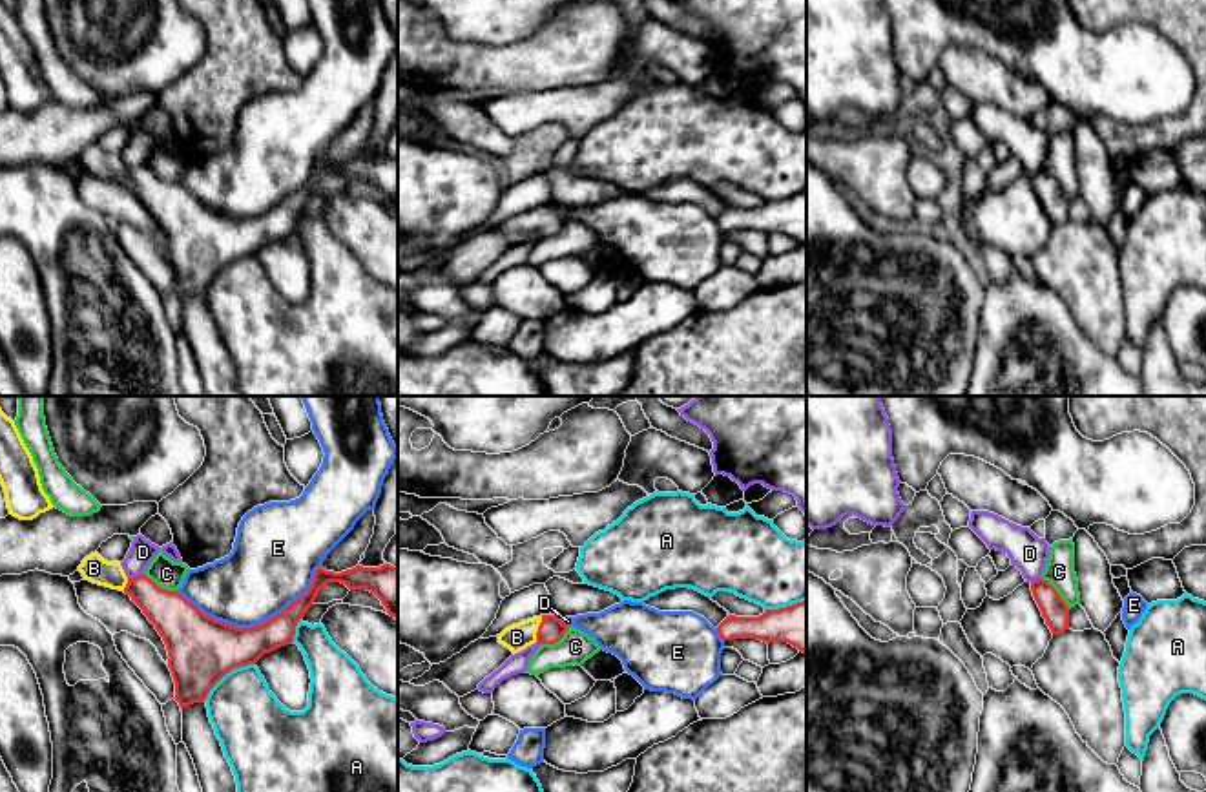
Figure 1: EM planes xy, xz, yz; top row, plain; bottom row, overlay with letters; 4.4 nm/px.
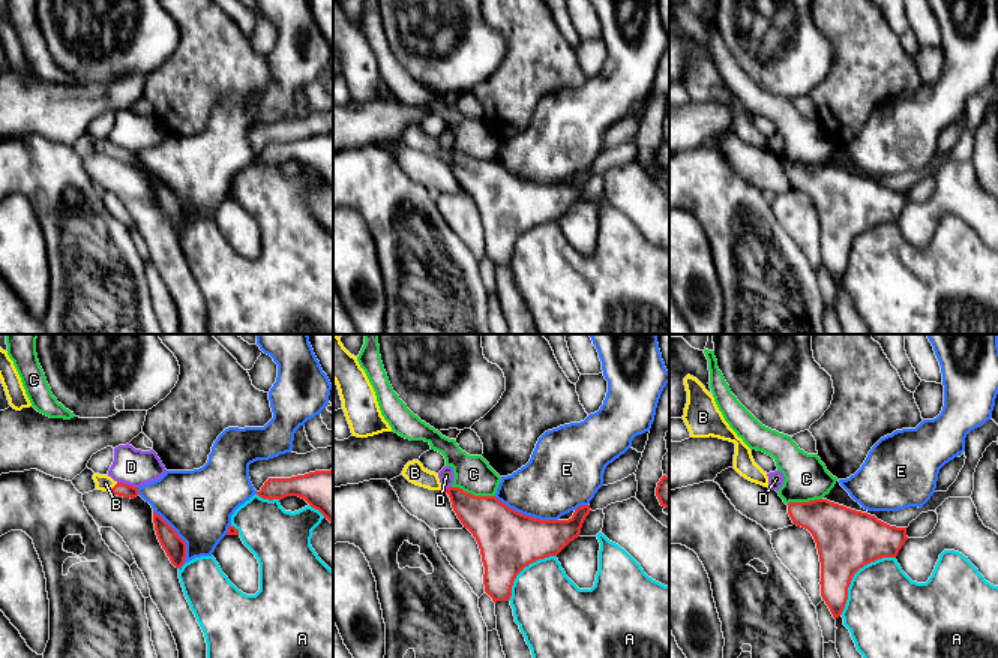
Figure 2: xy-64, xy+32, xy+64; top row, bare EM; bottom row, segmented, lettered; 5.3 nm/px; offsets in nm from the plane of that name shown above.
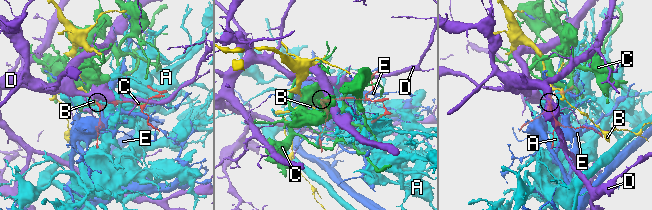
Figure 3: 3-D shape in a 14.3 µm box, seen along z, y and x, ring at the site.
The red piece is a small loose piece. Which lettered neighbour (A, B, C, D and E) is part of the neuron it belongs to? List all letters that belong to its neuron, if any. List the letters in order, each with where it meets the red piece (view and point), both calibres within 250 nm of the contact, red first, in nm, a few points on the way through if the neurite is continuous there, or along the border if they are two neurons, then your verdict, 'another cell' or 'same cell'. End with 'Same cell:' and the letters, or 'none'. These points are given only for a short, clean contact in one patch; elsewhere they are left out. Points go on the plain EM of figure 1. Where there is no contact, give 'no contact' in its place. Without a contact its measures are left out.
A: meets red in xy at (227, 263); 300 nm thick on the red side, 320 nm on the other; another cell
B: meets red in xz at (539, 219); 110 nm thick on the red side, 120 nm on the other; runs through xz (551, 219), (539, 219), (517, 229); same cell
C: meets red in yz at (1057, 183); 120 nm thick on the red side, 130 nm on the other; border along yz (1040, 168), (1070, 199); another cell
D: meets red in xy at (135, 168); 190 nm thick on the red side, 110 nm on the other; another cell
E: meets red in xy at (254, 218); 300 nm thick on the red side, 360 nm on the other; another cell
Same cell: B

